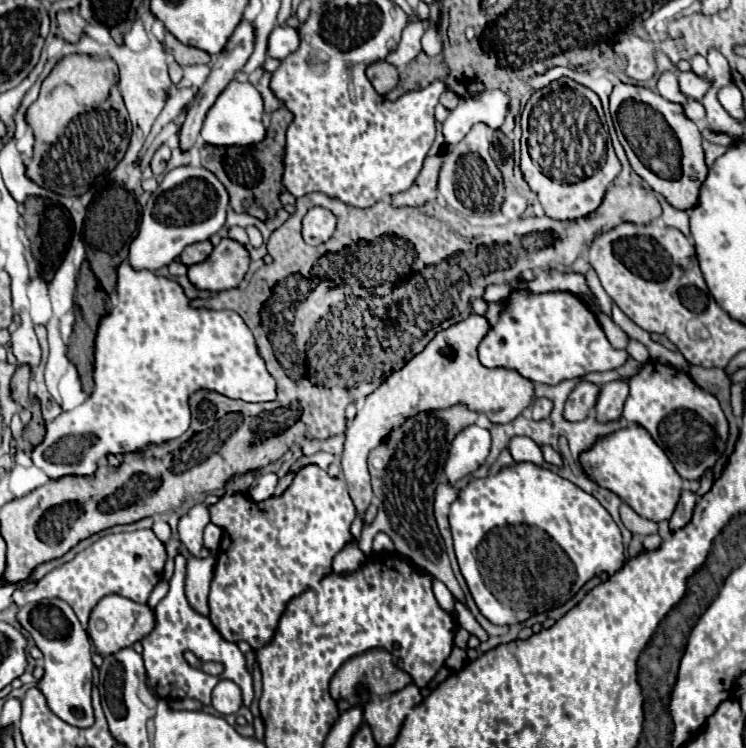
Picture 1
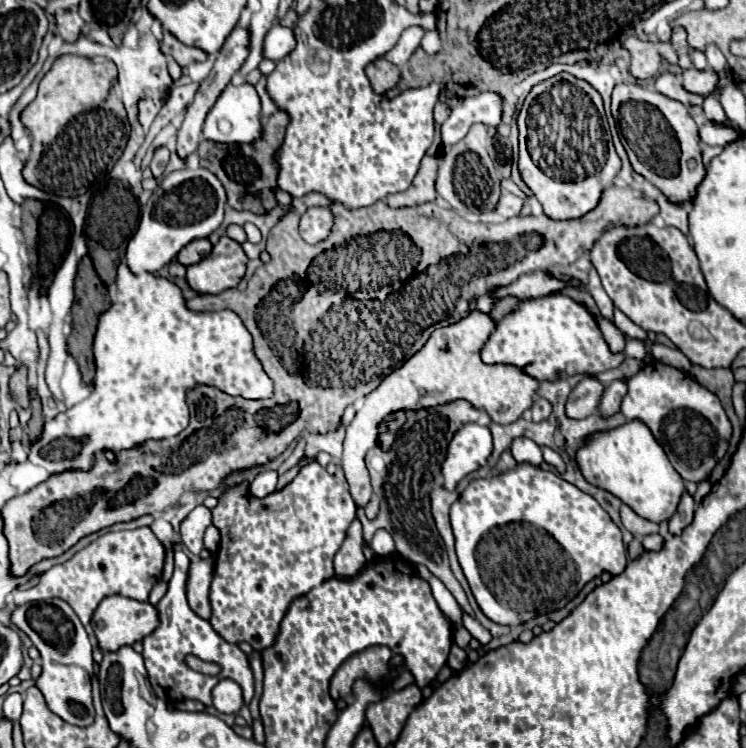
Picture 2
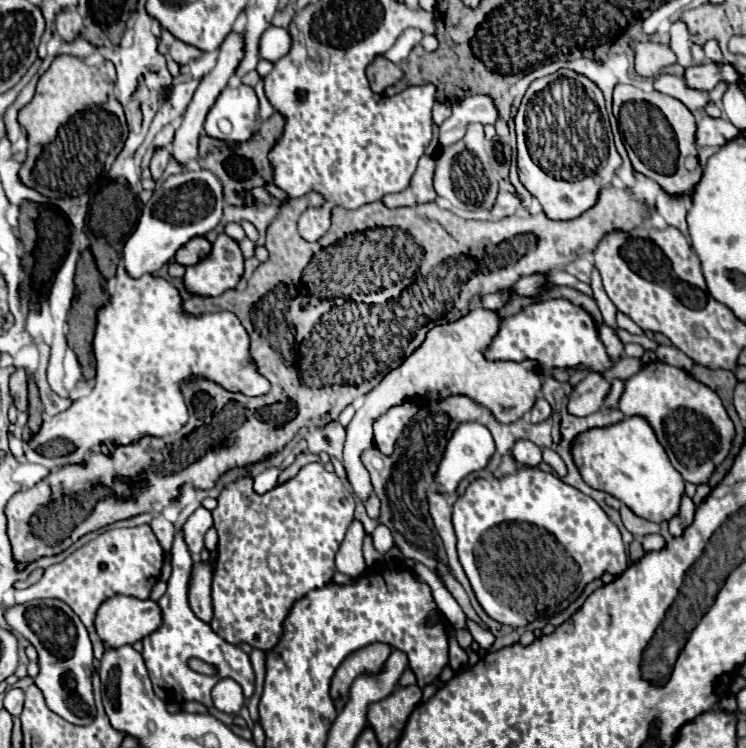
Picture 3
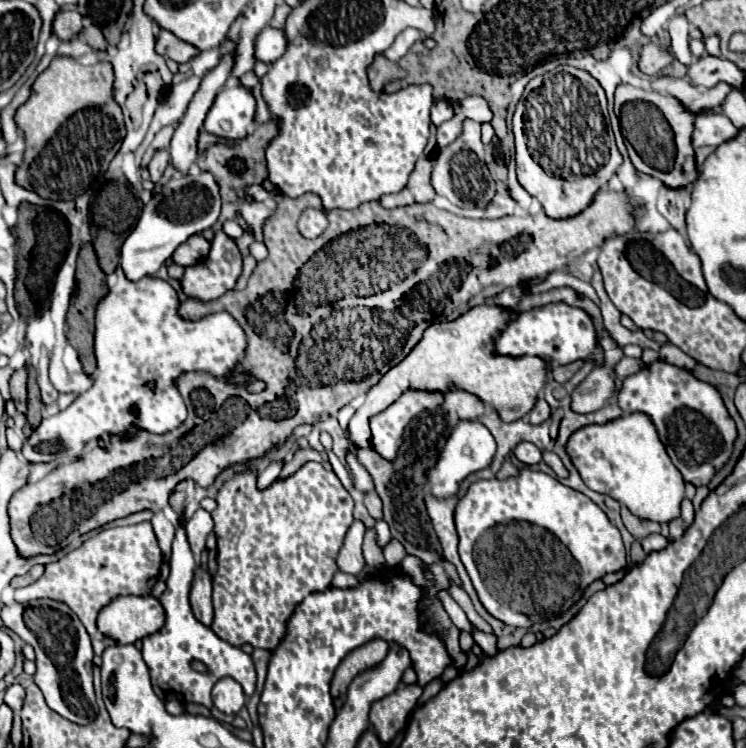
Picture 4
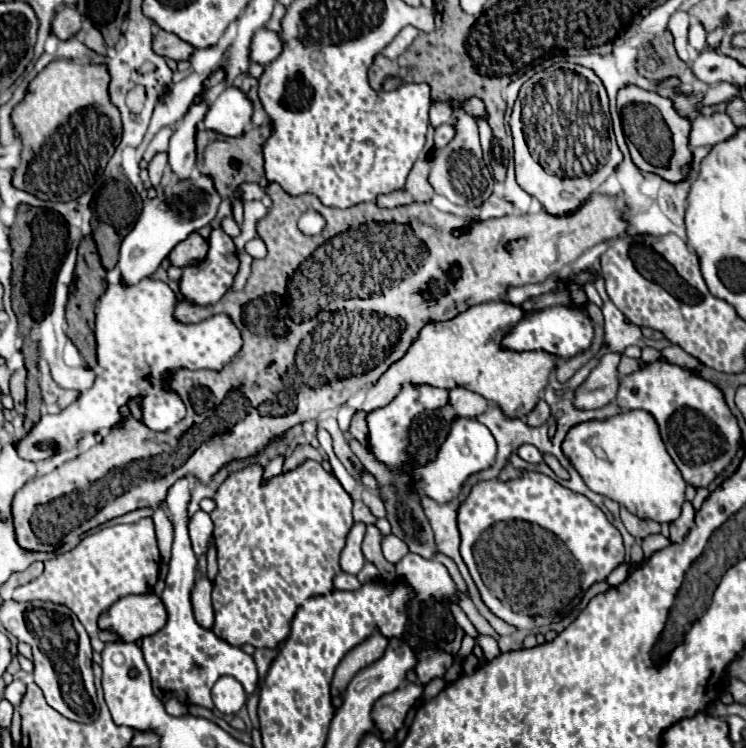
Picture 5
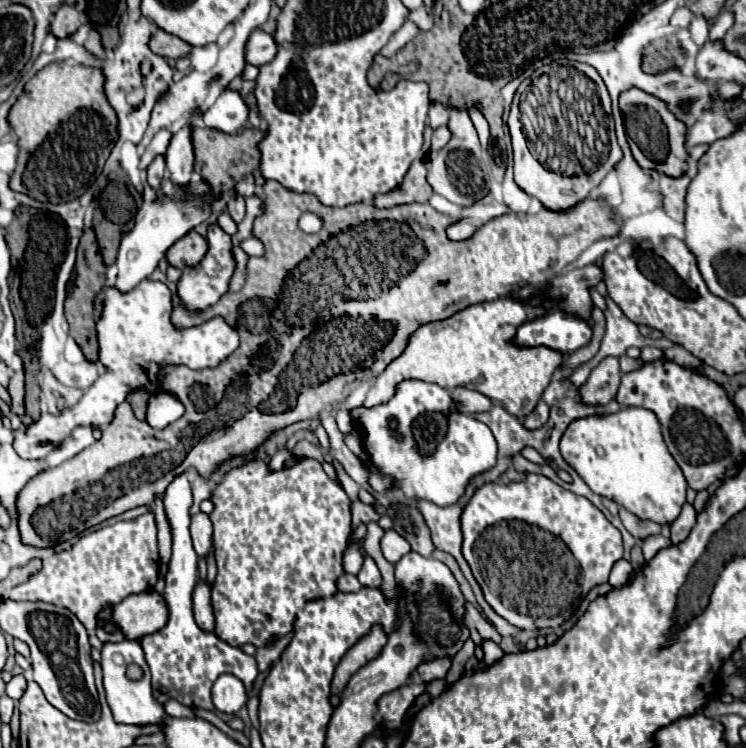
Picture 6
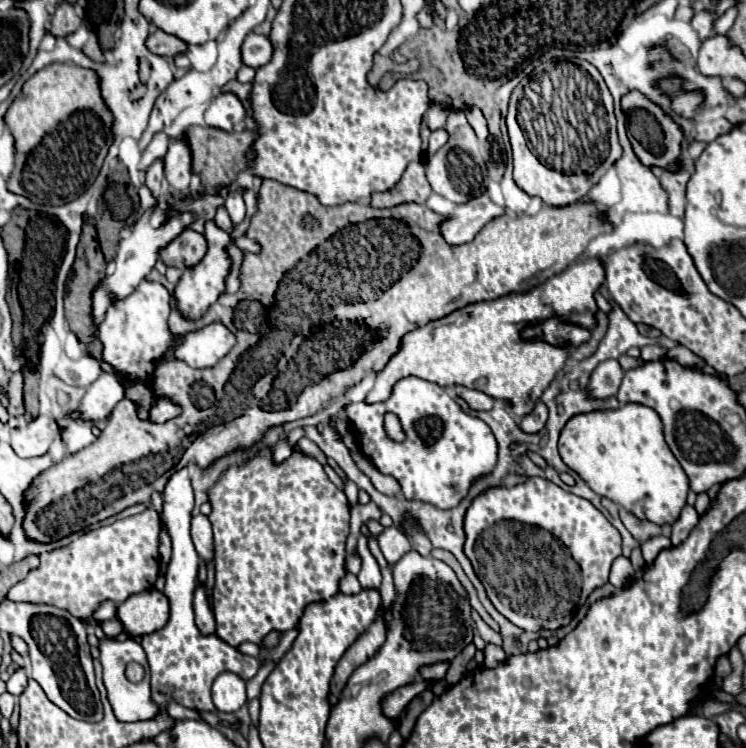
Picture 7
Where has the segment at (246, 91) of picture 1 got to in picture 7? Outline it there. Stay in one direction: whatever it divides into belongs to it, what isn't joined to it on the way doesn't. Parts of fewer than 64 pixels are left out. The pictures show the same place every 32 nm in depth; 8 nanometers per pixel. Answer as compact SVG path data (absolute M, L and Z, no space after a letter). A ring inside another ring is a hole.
M232 92L220 94L214 104L204 112L206 126L220 128L224 132L232 132L236 124L242 124L246 118L246 108L240 98Z

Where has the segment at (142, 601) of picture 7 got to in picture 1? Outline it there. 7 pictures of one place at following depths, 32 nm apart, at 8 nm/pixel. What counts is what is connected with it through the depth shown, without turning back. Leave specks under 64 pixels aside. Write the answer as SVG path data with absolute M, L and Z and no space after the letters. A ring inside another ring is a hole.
M120 594L104 596L94 606L94 610L90 612L90 620L88 620L88 636L92 640L94 652L100 656L116 654L118 650L128 648L134 642L140 642L146 634L152 632L152 628L154 628L154 612L146 604L132 602Z

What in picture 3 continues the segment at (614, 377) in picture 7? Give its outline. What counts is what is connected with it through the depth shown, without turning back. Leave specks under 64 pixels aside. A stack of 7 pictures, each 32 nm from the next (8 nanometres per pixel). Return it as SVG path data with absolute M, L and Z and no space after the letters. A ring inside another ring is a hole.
M602 322L602 324L600 324L600 338L602 338L602 342L604 342L604 346L606 346L610 358L612 358L612 360L618 360L618 358L622 356L622 352L624 352L624 344L622 344L622 340L616 336L616 332L612 332L612 326L608 326L608 324ZM590 372L568 398L568 412L572 416L590 416L602 408L602 402L610 390L610 382L606 382L598 372Z

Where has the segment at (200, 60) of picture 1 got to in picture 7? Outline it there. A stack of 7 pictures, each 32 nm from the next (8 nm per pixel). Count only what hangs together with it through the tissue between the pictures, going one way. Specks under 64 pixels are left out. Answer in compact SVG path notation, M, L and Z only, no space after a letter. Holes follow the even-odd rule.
M156 30L154 34L150 34L146 46L150 52L154 52L158 56L166 56L166 58L176 58L178 54L186 52L186 48L188 48L188 44L184 44L180 38L166 34L162 30Z

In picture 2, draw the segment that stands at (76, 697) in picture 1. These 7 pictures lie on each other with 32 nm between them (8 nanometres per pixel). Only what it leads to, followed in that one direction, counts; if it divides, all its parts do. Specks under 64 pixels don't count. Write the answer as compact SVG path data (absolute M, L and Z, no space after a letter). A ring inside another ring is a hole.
M58 598L40 600L28 606L18 606L12 612L12 624L30 636L42 654L42 676L36 686L46 698L48 708L62 720L74 726L90 726L94 722L92 706L92 644L74 610Z

